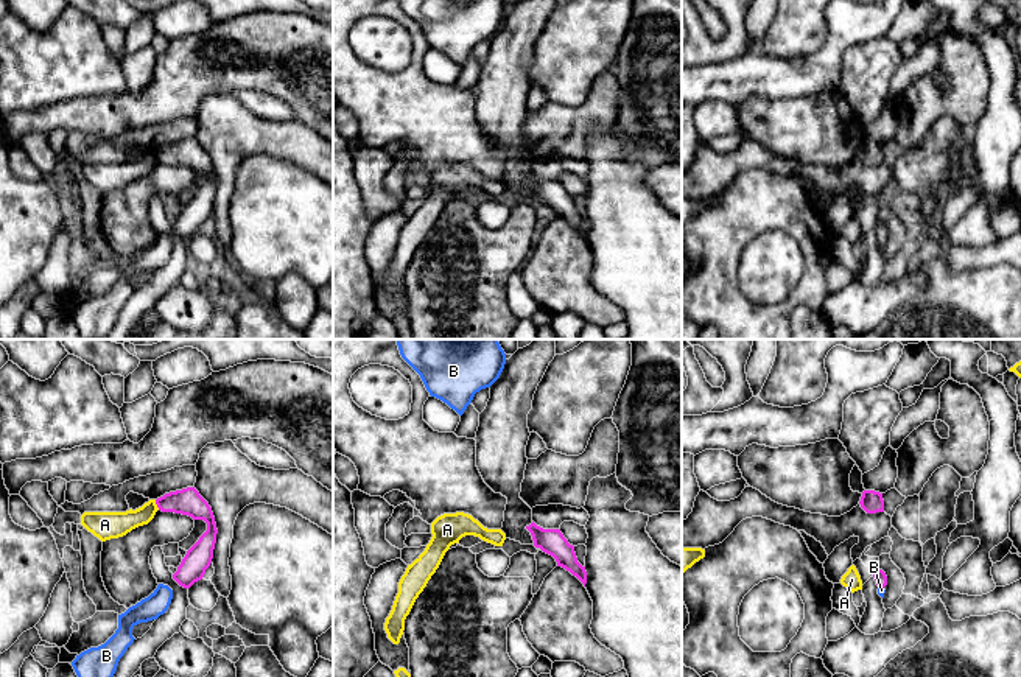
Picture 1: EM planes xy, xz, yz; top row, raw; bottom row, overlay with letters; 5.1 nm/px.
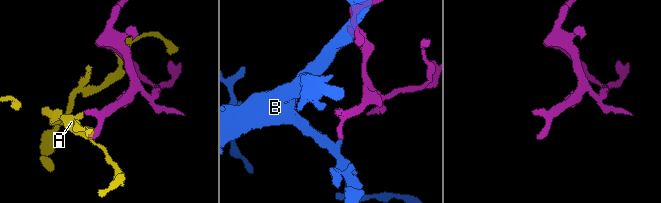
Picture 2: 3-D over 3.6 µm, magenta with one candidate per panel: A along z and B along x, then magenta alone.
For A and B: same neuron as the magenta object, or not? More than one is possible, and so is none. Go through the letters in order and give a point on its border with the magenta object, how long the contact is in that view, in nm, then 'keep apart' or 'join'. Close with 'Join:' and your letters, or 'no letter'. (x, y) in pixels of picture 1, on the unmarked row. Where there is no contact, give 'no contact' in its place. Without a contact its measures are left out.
A: contact xy (156, 154); length 60 nm; keep apart
B: contact yz (881, 237); length 30 nm; join
Join: B

